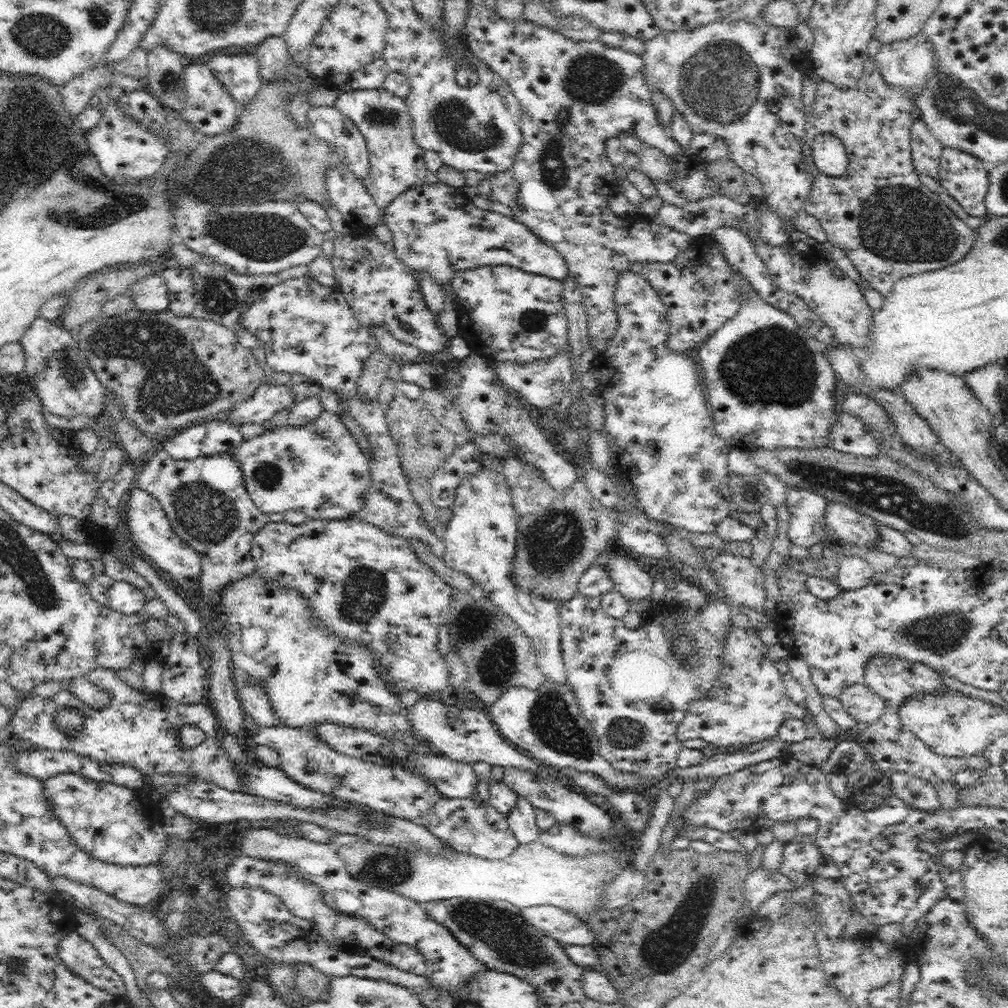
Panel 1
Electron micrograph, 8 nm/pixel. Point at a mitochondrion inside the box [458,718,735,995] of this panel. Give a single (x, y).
(666, 948)

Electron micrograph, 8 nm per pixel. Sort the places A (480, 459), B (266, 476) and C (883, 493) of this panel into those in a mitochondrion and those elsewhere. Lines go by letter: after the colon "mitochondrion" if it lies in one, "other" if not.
A: other
B: mitochondrion
C: mitochondrion

